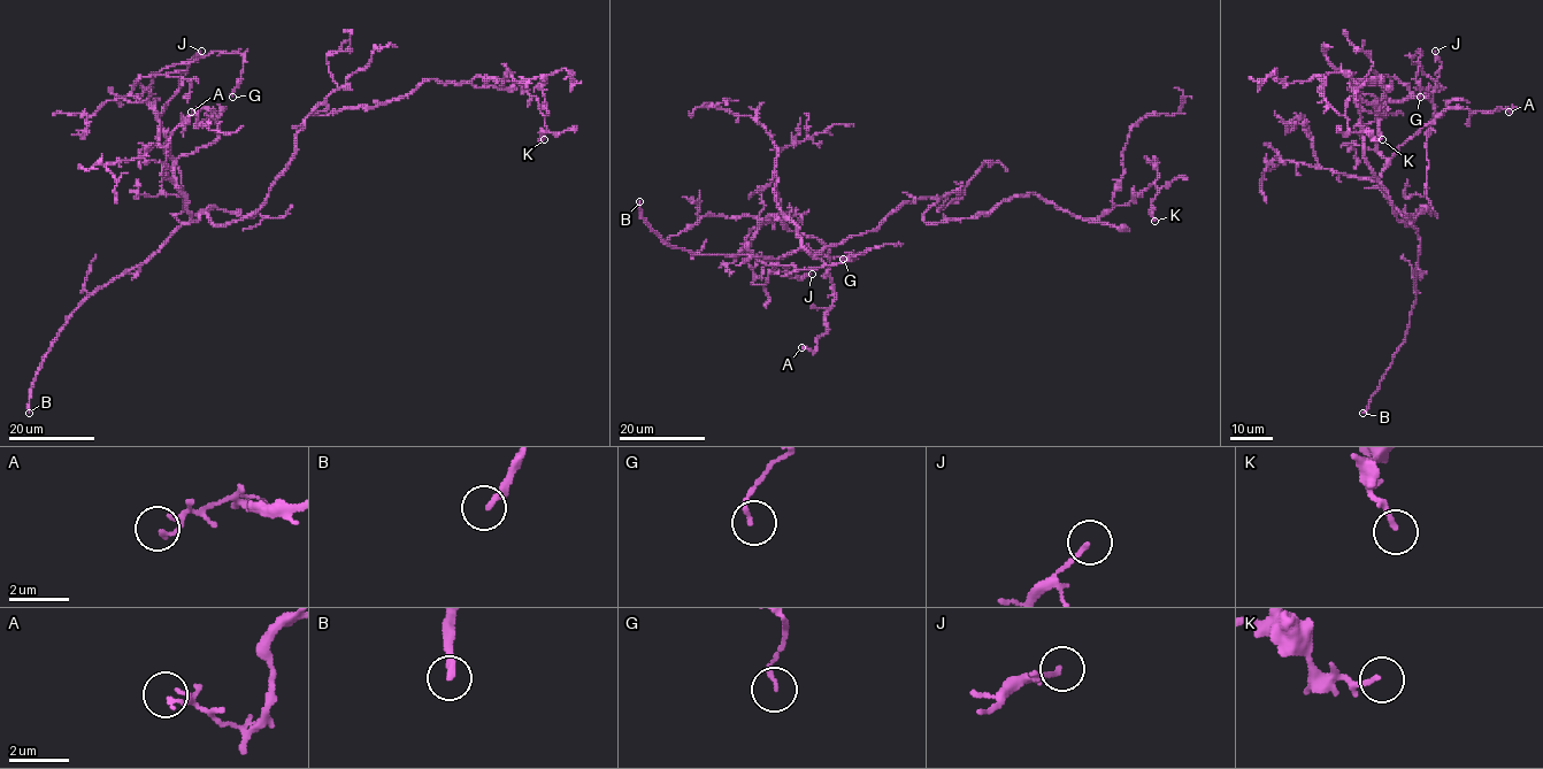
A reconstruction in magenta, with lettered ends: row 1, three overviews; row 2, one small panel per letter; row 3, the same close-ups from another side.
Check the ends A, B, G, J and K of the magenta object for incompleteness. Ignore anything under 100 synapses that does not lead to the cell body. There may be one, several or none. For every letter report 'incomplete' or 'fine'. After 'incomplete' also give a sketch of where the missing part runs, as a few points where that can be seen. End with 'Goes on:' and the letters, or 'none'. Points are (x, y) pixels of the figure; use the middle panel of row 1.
A: fine
B: incomplete
G: fine
J: fine
K: fine
Goes on: B

